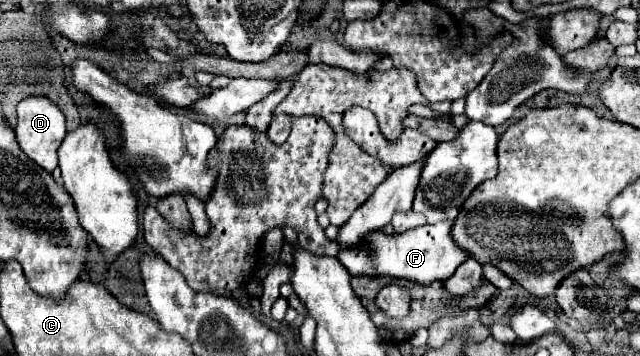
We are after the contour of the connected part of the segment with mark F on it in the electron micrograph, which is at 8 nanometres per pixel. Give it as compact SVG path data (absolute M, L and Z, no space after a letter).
M439 221L435 225L423 225L423 227L417 227L409 233L403 233L403 235L385 235L385 233L373 233L369 235L367 243L363 243L361 247L357 249L341 249L339 251L339 261L343 263L343 267L351 273L351 275L385 275L385 277L393 277L393 279L407 279L407 281L413 281L413 283L433 283L433 281L443 281L443 279L449 279L457 267L467 261L471 257L469 251L461 249L453 237L451 237L451 227L453 227L453 221Z

